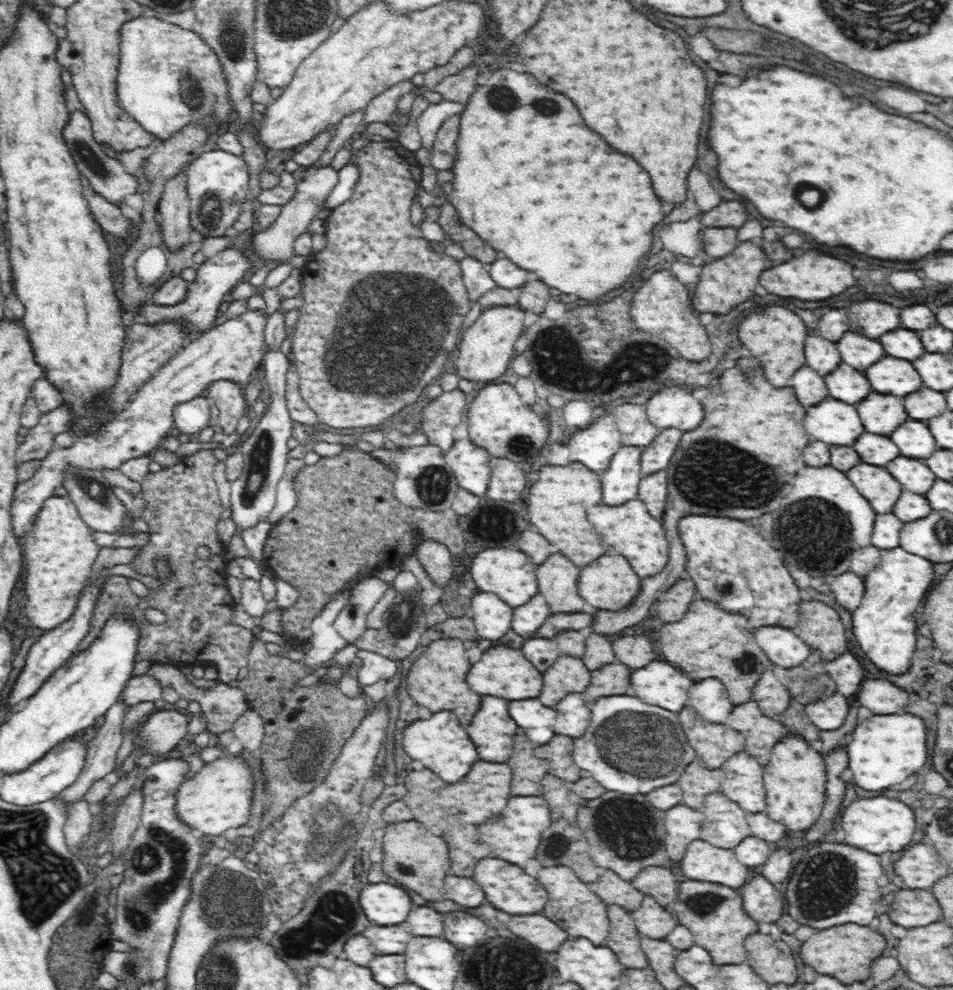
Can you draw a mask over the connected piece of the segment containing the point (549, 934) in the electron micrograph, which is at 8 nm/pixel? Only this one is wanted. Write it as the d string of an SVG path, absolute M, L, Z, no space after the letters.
M532 914L530 918L512 918L508 922L508 928L516 936L546 952L556 952L569 940L567 932L561 926L556 926L555 922L540 914Z

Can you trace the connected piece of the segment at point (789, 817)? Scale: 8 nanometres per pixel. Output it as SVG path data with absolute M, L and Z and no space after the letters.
M788 736L777 742L763 767L766 813L769 819L784 825L788 830L808 830L821 815L826 796L826 765L824 756L812 749L801 736Z

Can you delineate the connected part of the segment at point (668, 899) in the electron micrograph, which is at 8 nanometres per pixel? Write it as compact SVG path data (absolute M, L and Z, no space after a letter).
M648 866L636 878L631 880L636 890L655 897L660 906L674 903L678 893L678 884L674 874L661 866Z

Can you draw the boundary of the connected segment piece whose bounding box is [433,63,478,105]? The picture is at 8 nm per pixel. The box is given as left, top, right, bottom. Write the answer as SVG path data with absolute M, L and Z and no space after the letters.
M473 63L464 67L460 72L456 72L456 74L446 76L442 82L433 88L433 91L438 92L443 100L465 105L478 86L476 78L478 78L478 67Z

